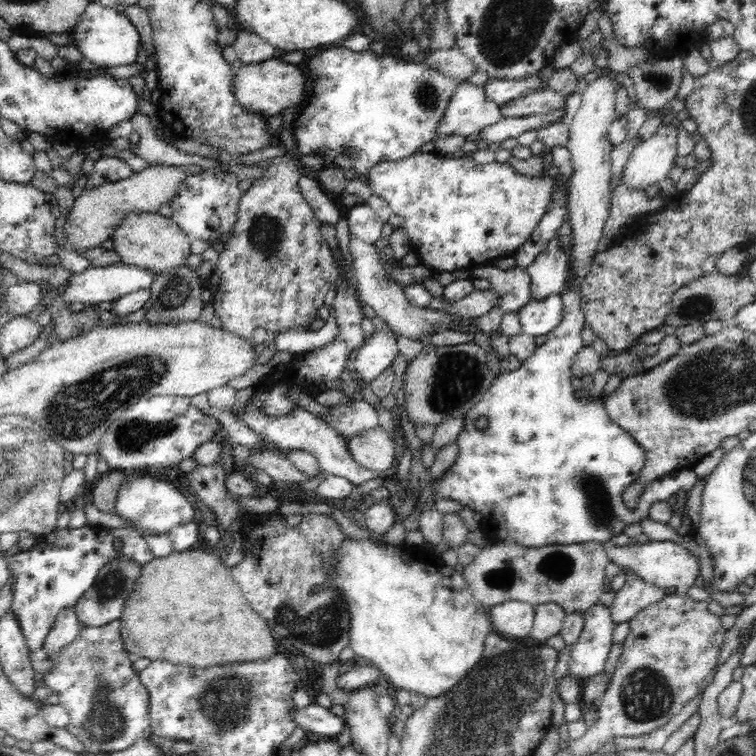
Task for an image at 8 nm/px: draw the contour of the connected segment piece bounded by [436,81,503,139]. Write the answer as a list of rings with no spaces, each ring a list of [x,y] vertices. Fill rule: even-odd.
[[[464,81],[451,98],[438,128],[436,139],[448,135],[471,138],[483,128],[498,122],[503,116],[500,105],[488,100],[482,86]]]

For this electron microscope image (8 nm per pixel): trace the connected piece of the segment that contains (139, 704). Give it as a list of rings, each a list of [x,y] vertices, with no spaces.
[[[111,620],[102,626],[82,627],[78,637],[68,647],[51,656],[54,667],[46,675],[39,677],[53,694],[58,694],[59,704],[69,714],[65,729],[83,742],[83,752],[104,754],[126,750],[139,739],[149,734],[150,697],[142,684],[139,673],[134,669],[134,657],[126,651],[121,638],[121,620]]]

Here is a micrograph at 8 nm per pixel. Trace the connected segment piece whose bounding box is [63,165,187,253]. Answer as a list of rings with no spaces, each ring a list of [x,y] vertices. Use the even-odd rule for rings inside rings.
[[[150,165],[126,180],[102,183],[85,189],[74,199],[71,213],[63,226],[69,248],[81,253],[101,246],[102,242],[111,238],[115,228],[129,212],[158,213],[162,204],[171,202],[178,192],[179,184],[186,177],[186,172],[181,167]]]

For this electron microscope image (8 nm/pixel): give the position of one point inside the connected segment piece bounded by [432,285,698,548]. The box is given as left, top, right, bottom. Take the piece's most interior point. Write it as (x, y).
(541, 469)

